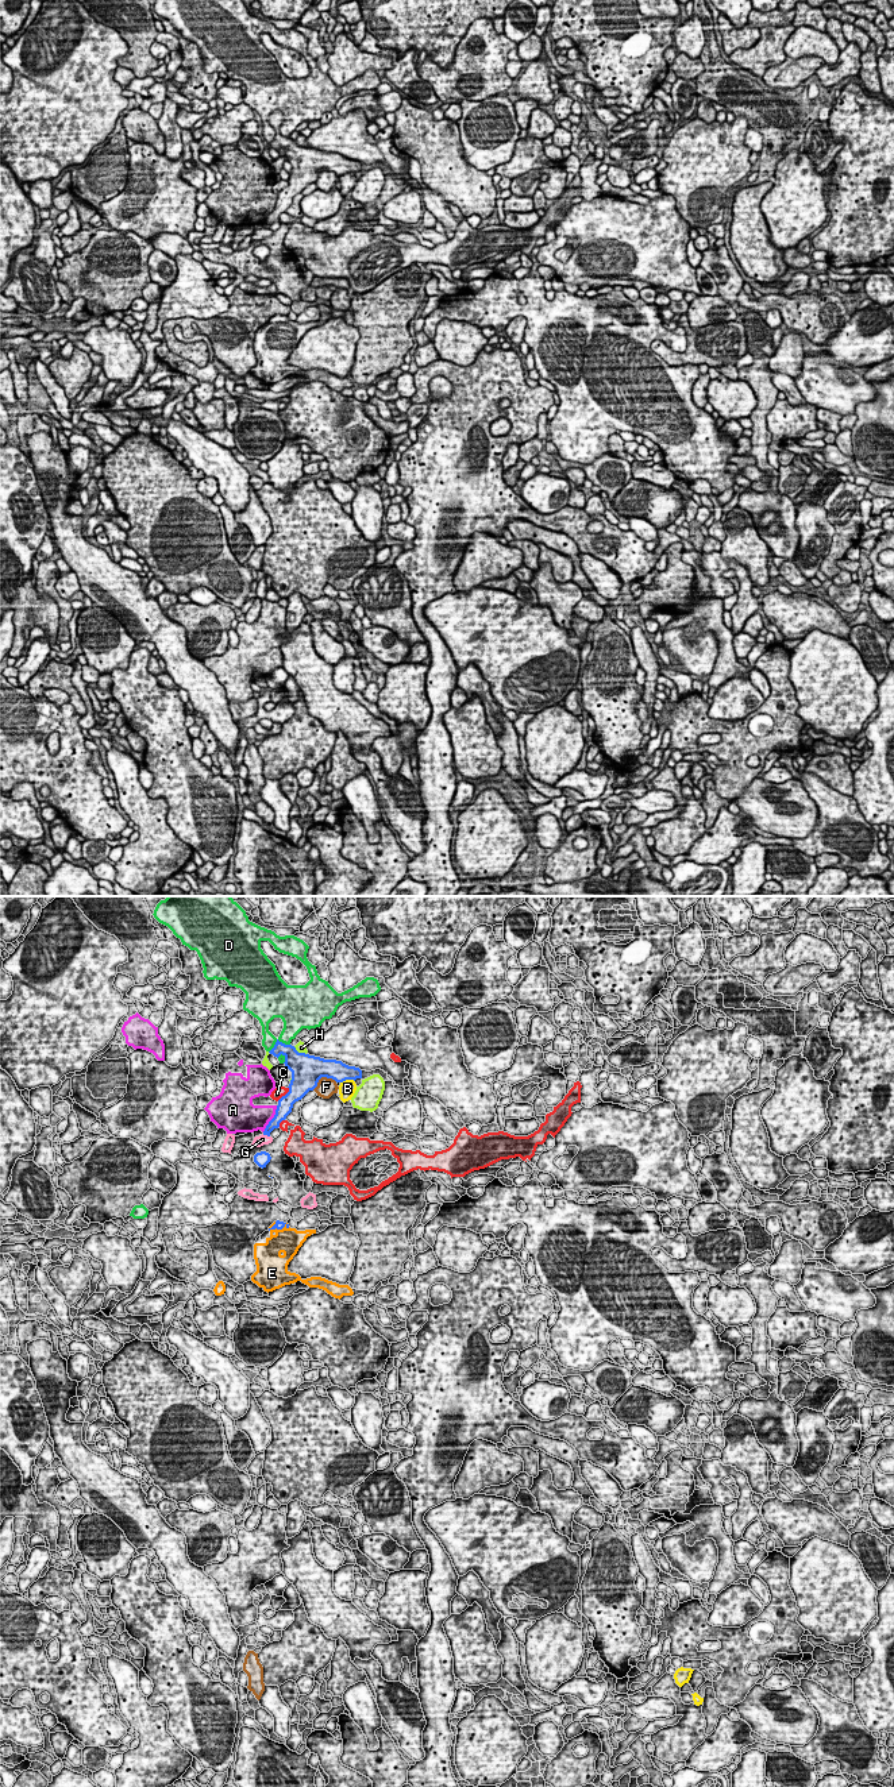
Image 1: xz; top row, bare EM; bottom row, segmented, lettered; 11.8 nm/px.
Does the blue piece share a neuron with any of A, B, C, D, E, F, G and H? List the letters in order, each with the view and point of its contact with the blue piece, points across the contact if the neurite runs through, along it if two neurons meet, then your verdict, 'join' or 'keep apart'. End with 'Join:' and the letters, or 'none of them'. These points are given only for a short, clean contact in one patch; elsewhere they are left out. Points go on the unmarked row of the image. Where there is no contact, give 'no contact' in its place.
A: xz (272, 212) | along xz (277, 199), (274, 209), (262, 224) | keep apart
B: xz (347, 172) | keep apart
C: xz (285, 188) | keep apart
D: xz (277, 134) | keep apart
E: xz (278, 321) | join
F: xz (323, 169) | keep apart
G: xz (266, 227) | keep apart
H: xz (300, 146) | keep apart
Join: E

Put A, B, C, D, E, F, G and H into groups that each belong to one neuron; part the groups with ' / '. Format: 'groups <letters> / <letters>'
groups A / B G / C / D / E / F / H

